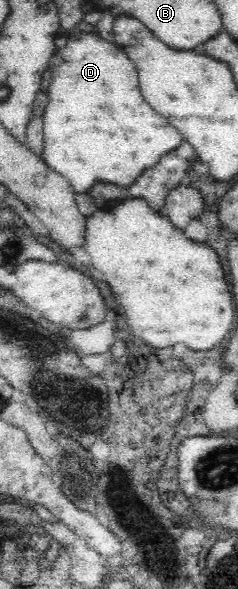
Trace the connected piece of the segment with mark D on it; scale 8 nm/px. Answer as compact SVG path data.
M96 27L89 32L78 30L73 35L69 36L65 47L63 47L63 49L57 48L55 55L50 58L50 61L50 65L55 67L55 71L52 72L50 85L47 91L48 104L41 117L44 123L43 135L45 142L41 158L53 171L56 171L67 178L67 182L71 185L71 188L76 195L88 193L89 189L98 182L113 183L123 188L132 185L146 169L153 167L164 155L175 151L175 149L184 141L184 137L179 133L178 129L171 127L167 119L163 119L157 111L153 111L153 109L145 103L142 91L139 91L140 83L135 64L127 57L125 50L122 47L119 49L119 46L115 43L111 43L102 38Z

